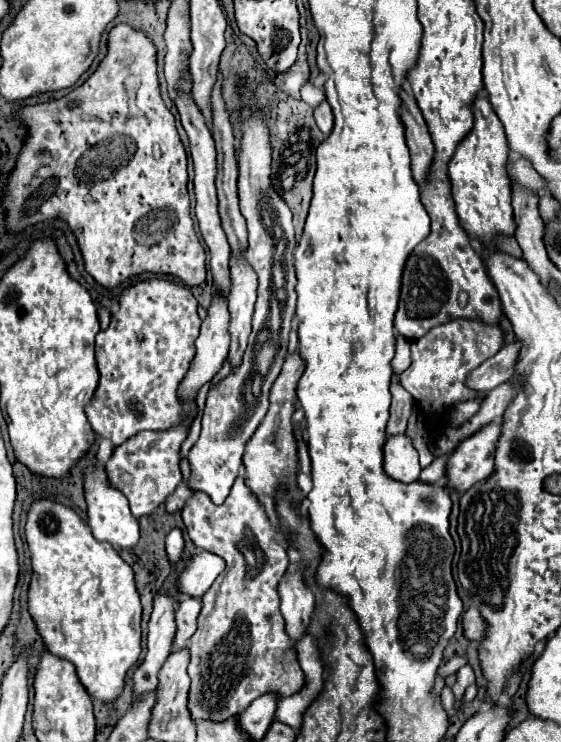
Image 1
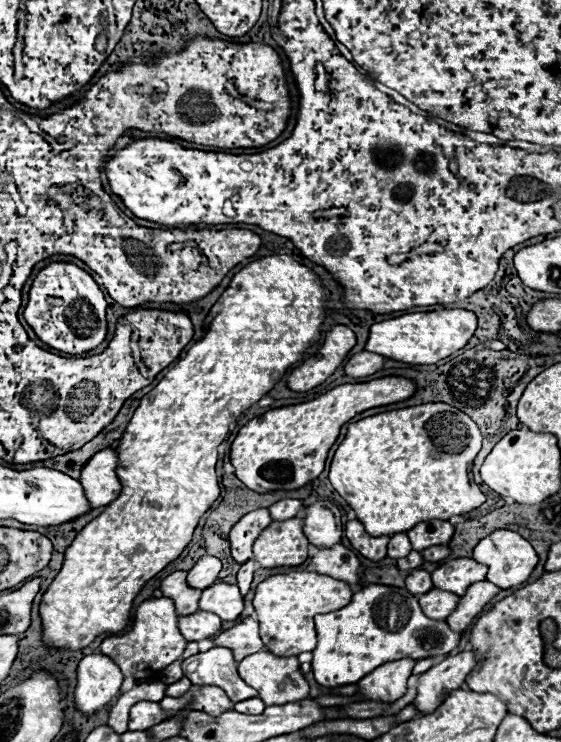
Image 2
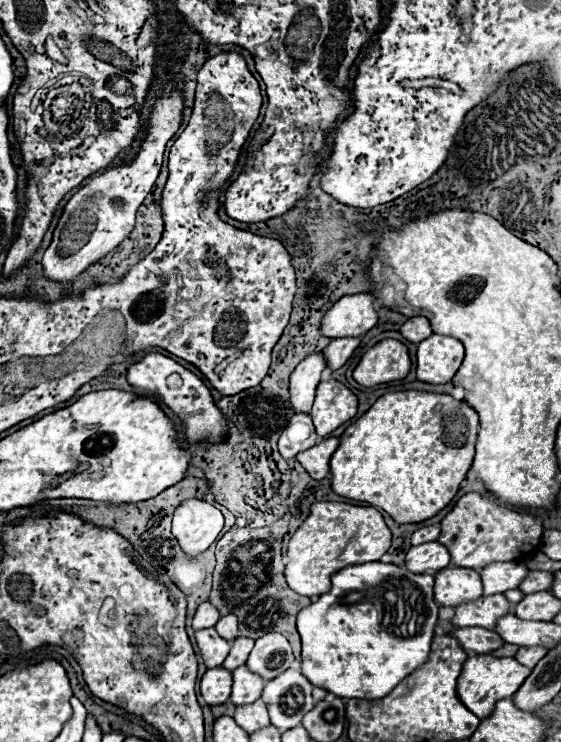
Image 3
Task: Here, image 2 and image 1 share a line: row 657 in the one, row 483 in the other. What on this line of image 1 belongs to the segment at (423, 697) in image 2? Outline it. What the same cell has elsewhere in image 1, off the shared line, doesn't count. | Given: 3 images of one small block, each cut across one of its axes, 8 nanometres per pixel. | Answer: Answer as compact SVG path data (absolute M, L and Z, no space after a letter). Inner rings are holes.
M490 422L474 436L464 438L448 462L448 484L466 492L494 470L496 444L502 436L502 422Z

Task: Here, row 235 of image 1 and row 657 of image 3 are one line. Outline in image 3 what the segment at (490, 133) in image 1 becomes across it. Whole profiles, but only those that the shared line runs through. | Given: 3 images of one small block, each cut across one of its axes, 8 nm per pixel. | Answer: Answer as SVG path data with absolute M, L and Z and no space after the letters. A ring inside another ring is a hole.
M490 654L468 656L458 676L458 696L466 704L466 708L472 710L478 718L486 718L488 714L492 714L492 706L498 700L512 698L512 694L516 694L528 674L530 670L526 666L520 666L516 658L494 658Z

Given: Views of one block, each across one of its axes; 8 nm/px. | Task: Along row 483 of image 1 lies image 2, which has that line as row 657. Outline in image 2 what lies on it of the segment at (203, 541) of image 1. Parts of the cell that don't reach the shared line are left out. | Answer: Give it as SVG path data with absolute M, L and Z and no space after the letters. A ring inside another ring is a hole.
M244 618L240 624L212 638L212 642L214 646L228 646L230 650L234 650L236 662L260 652L264 646L258 634L258 622L254 618Z

